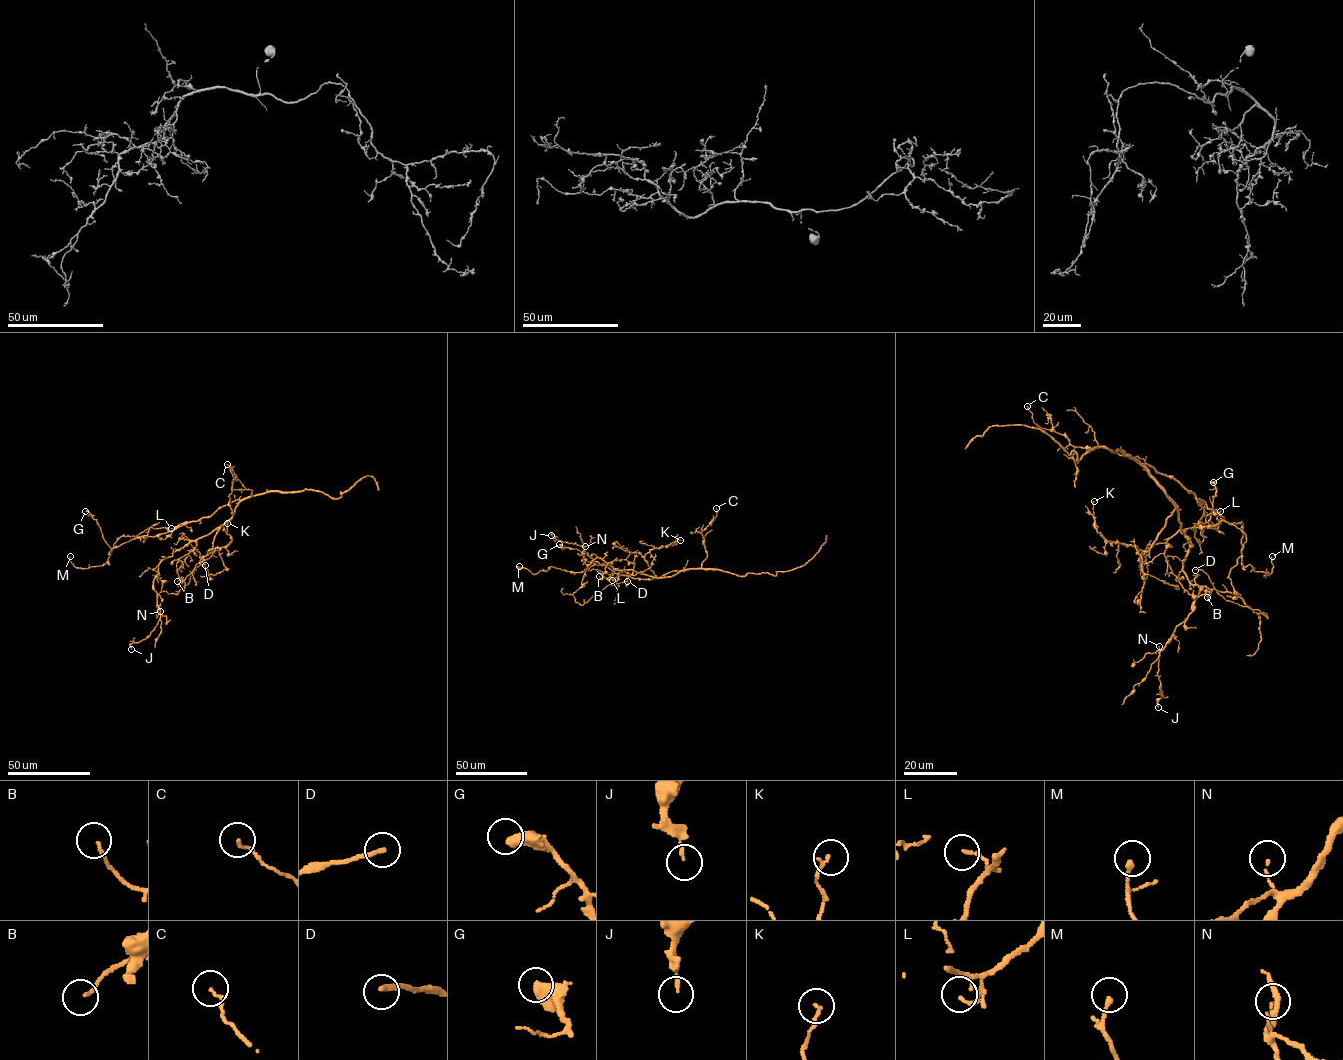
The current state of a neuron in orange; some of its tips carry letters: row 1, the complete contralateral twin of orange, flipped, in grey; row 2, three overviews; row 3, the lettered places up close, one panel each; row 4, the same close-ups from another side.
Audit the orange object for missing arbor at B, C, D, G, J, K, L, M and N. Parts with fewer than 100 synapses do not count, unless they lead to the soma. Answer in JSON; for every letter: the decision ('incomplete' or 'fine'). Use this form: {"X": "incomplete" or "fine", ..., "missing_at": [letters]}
{"B": "fine", "C": "fine", "D": "fine", "G": "fine", "J": "fine", "K": "fine", "L": "fine", "M": "fine", "N": "fine", "missing_at": []}

